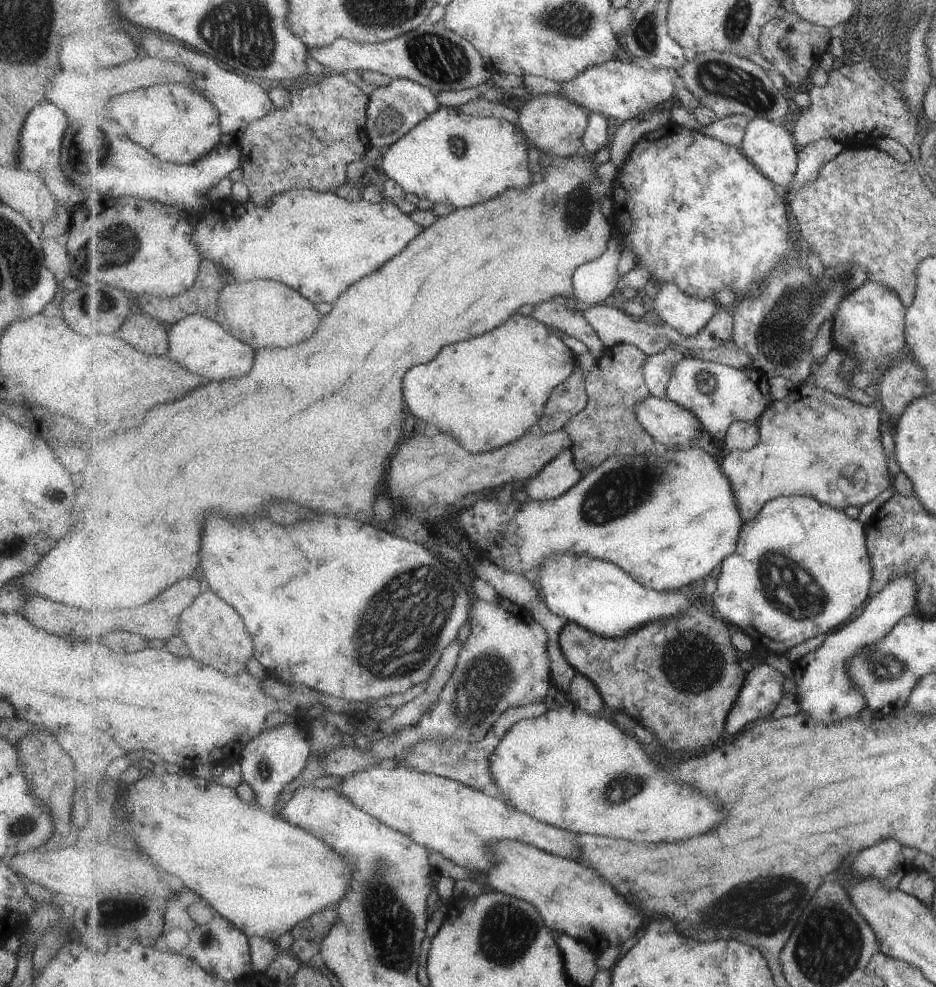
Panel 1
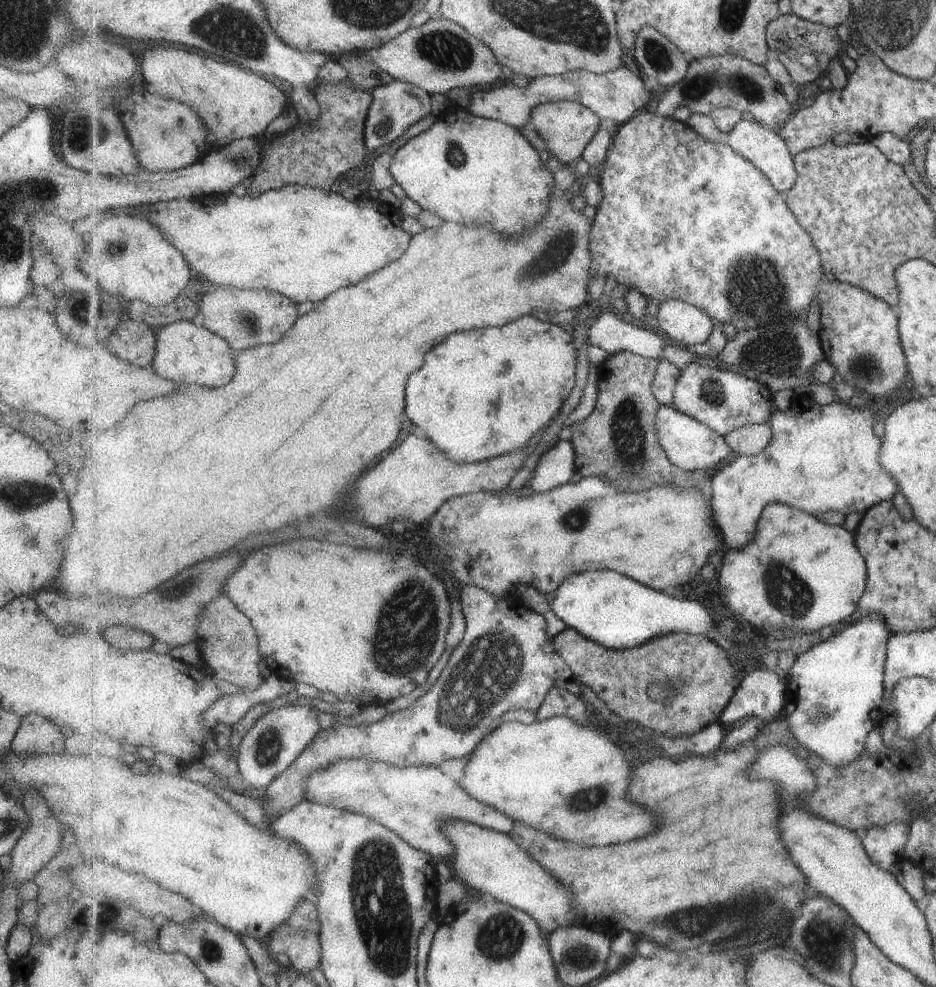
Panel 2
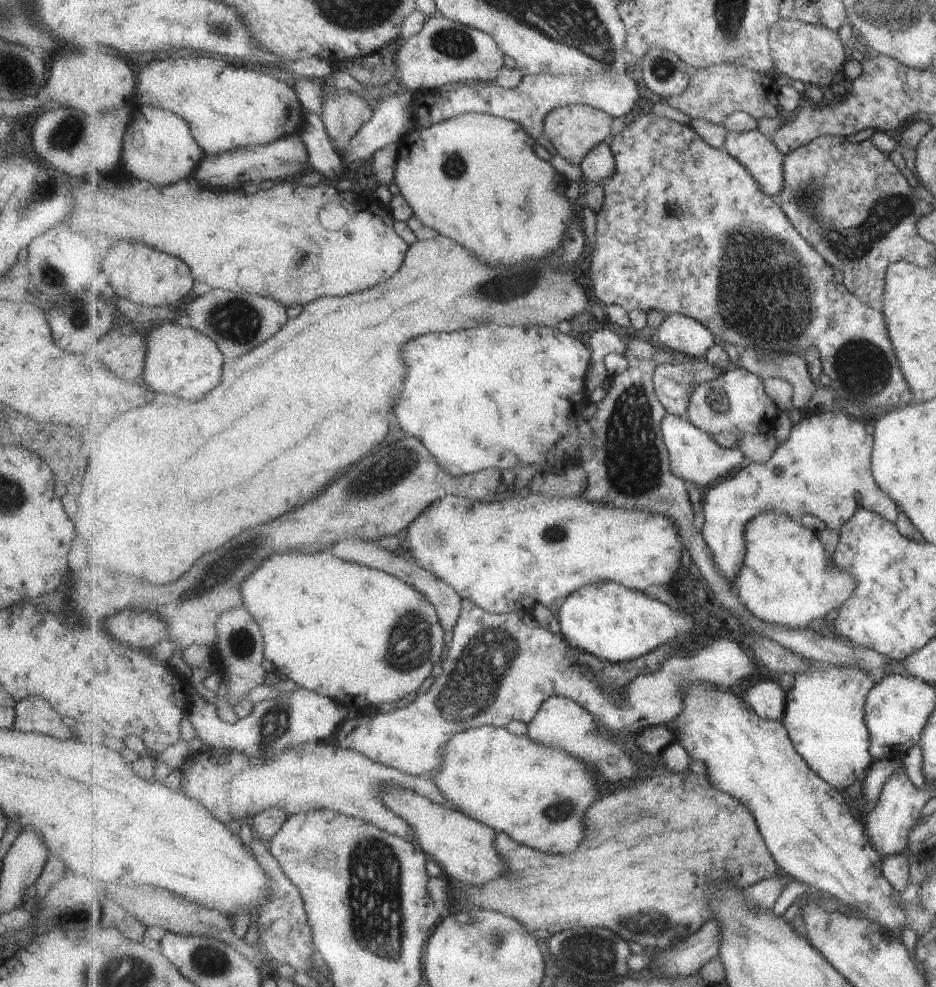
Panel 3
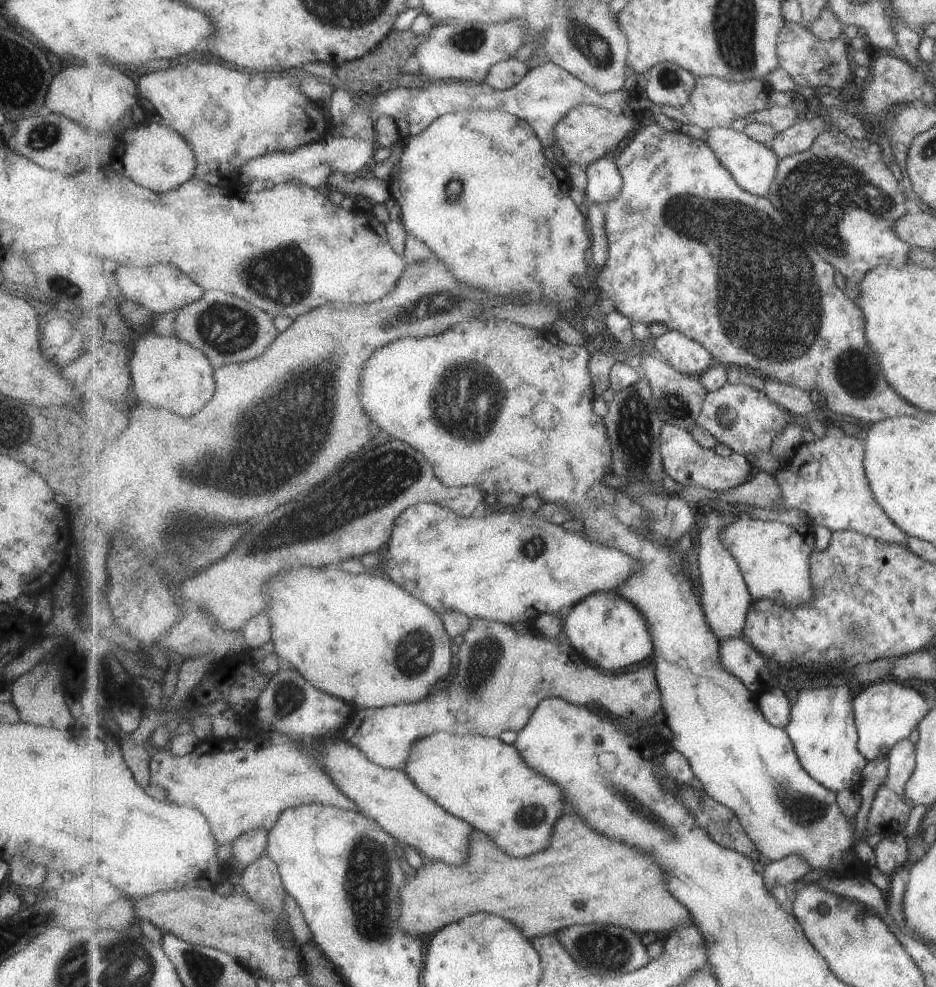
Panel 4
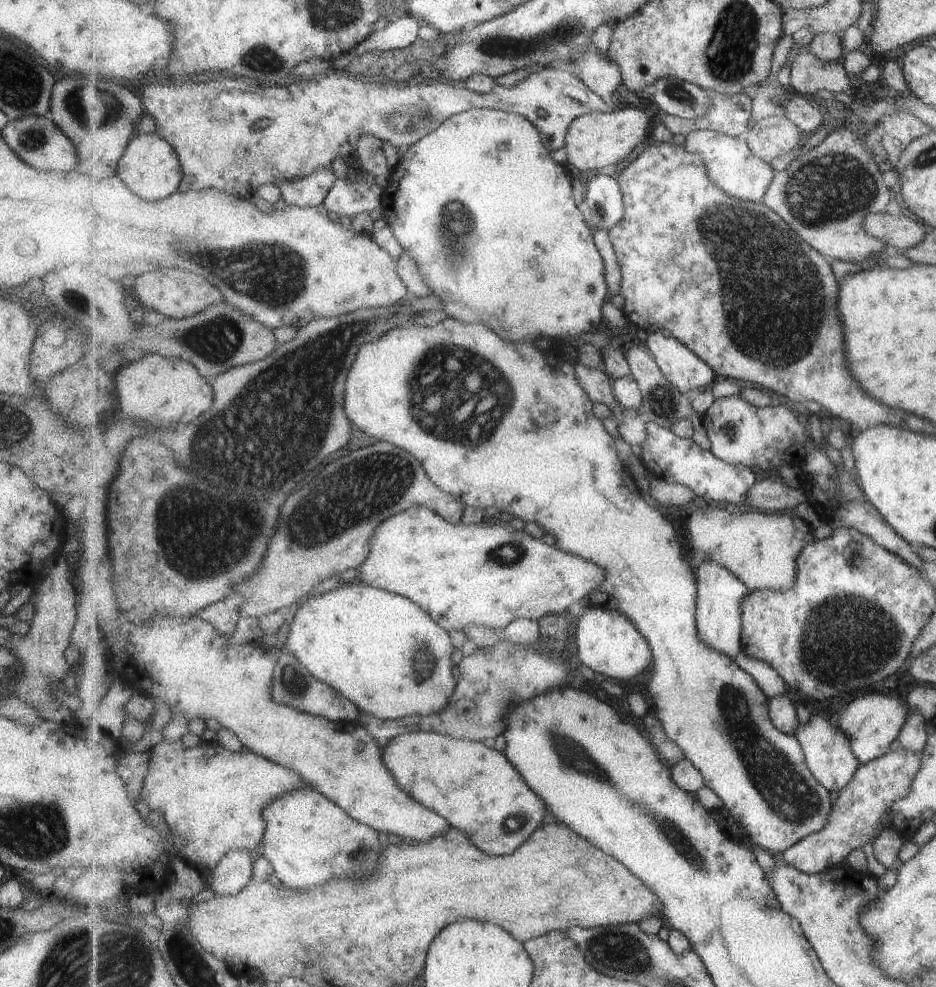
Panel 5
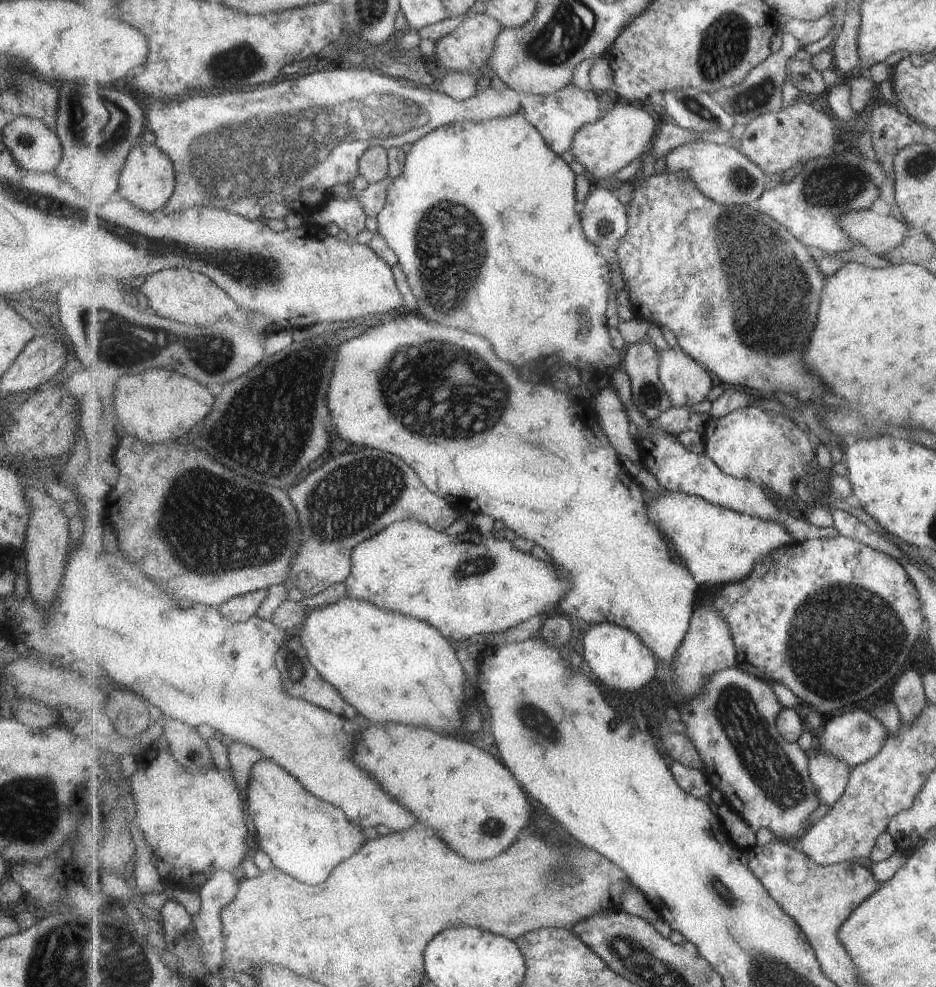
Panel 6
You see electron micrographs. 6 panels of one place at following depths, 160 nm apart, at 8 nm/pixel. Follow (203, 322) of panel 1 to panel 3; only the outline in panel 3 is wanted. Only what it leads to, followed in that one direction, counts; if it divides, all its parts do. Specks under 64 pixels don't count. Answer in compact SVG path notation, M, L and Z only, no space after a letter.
M163 322L162 325L155 327L145 339L148 346L146 354L145 384L153 388L159 394L171 394L177 398L183 398L187 402L197 402L203 400L211 390L215 390L221 384L223 378L223 354L215 346L215 342L202 332L195 330L193 327L179 328L174 322Z

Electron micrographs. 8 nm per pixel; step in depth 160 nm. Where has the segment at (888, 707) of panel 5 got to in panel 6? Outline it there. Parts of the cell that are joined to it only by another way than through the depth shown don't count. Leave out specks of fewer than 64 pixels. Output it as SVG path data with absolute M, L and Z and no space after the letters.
M857 708L853 712L841 711L830 717L830 721L825 725L823 739L821 740L821 749L831 756L837 756L841 760L847 760L849 766L857 767L861 764L875 759L882 749L883 742L887 738L887 728L871 716L871 711L865 708Z

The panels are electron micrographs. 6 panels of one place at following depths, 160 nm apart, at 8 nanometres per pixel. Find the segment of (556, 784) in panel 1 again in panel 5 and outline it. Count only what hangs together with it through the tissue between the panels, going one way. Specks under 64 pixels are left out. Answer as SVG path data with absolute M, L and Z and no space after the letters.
M419 731L391 740L391 744L382 750L382 759L407 794L411 788L411 796L415 796L415 800L449 820L451 826L459 826L459 830L469 834L471 842L485 854L507 856L539 828L547 808L545 801L519 778L519 771L507 760L507 756L493 748L469 739Z

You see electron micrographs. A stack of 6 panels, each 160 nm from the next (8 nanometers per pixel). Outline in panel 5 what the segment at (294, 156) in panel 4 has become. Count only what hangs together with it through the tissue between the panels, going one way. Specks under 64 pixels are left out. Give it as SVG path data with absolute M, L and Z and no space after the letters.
M322 169L293 183L282 183L280 189L288 206L311 209L322 206L335 183L331 169Z

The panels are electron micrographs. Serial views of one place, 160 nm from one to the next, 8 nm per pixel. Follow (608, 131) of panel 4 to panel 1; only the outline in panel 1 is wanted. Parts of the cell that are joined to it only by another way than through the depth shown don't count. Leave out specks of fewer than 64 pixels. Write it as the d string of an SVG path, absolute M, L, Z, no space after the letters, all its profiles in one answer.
M547 93L535 95L520 108L518 128L526 134L529 145L550 152L558 161L584 152L584 138L589 123L590 118L582 106L565 96Z

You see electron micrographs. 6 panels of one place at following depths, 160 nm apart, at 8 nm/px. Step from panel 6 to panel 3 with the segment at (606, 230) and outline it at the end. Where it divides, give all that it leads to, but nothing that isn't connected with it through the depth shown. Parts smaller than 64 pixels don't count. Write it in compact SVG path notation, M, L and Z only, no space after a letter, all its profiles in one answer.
M598 144L586 159L580 164L583 172L583 181L591 184L603 184L606 180L613 179L616 173L616 160L610 145Z

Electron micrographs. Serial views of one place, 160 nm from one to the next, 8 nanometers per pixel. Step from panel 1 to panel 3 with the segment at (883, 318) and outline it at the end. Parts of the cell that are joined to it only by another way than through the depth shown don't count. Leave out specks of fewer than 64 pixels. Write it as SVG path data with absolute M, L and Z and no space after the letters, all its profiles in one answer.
M653 113L636 114L634 120L618 132L609 145L614 153L617 168L614 178L603 183L606 197L604 207L596 215L596 243L590 258L590 280L594 294L601 300L603 307L609 304L619 304L626 312L661 310L667 315L679 313L704 324L719 343L733 344L738 350L754 348L781 355L790 353L803 356L805 350L816 348L820 357L821 372L831 379L830 382L833 384L830 384L829 387L833 388L841 398L865 404L869 408L895 409L905 407L911 402L911 394L897 370L895 356L893 356L893 350L887 340L882 313L865 306L863 299L860 300L844 284L835 282L835 270L827 264L827 260L795 230L795 226L789 222L789 218L785 216L779 203L759 188L749 169L733 158L731 153L707 144L691 124L681 125L679 122L656 116Z

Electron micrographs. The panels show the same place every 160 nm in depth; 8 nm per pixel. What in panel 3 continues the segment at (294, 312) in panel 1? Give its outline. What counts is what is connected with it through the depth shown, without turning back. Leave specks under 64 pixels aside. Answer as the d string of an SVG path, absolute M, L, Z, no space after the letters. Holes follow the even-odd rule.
M213 290L207 296L195 297L185 306L185 311L189 318L189 326L211 338L225 354L225 358L245 356L253 348L257 348L259 344L275 336L289 320L283 304L245 291L221 290L221 298L219 298L219 290ZM219 300L221 300L221 310L219 310Z

